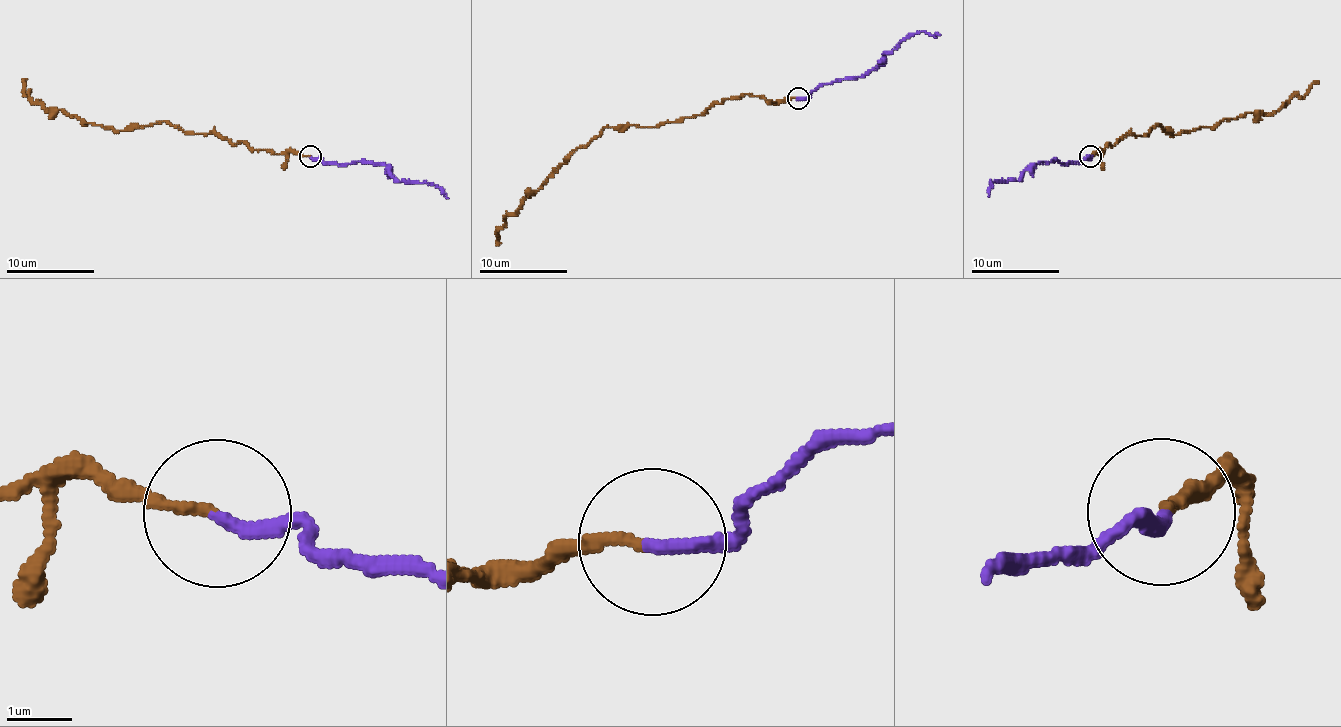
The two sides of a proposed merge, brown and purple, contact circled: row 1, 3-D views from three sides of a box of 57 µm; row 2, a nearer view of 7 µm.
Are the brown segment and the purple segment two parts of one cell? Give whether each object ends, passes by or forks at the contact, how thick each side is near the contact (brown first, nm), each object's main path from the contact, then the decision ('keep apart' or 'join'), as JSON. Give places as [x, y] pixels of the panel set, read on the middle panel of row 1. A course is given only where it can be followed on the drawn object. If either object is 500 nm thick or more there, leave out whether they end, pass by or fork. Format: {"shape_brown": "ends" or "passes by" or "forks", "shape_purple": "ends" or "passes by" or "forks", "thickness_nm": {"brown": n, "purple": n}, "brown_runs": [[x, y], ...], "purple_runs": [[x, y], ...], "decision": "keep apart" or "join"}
{"shape_brown": "ends", "shape_purple": "ends", "thickness_nm": {"brown": 140, "purple": 200}, "brown_runs": [[798, 97], [770, 102], [743, 94], [657, 127], [605, 127], [576, 148], [519, 206], [497, 231], [496, 245]], "purple_runs": [[798, 97], [808, 97], [824, 84], [856, 79], [876, 70], [886, 54], [921, 31], [940, 34]], "decision": "keep apart"}

